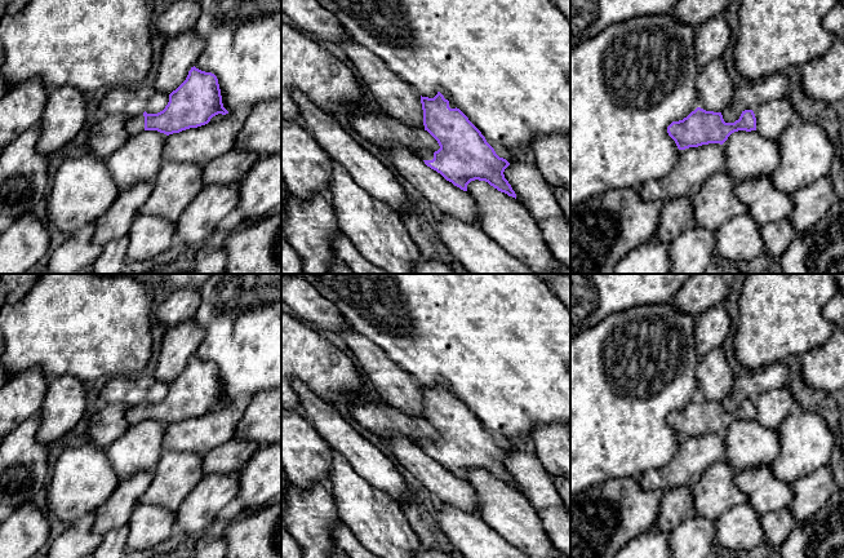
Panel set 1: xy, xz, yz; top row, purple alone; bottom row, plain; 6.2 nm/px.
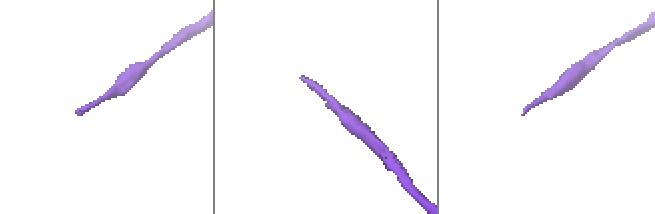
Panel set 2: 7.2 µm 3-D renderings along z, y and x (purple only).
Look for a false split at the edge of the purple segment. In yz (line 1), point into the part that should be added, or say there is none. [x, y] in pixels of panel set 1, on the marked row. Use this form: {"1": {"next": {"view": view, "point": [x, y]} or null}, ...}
{"1": {"next": null}}

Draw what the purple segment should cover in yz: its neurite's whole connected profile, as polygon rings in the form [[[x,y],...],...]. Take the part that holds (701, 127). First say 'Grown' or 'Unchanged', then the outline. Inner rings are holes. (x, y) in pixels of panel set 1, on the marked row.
Unchanged. [[[697,107],[683,120],[672,121],[667,127],[667,133],[679,150],[708,143],[723,145],[732,133],[738,130],[756,130],[756,118],[752,110],[742,111],[734,123],[725,123],[721,112]]]

